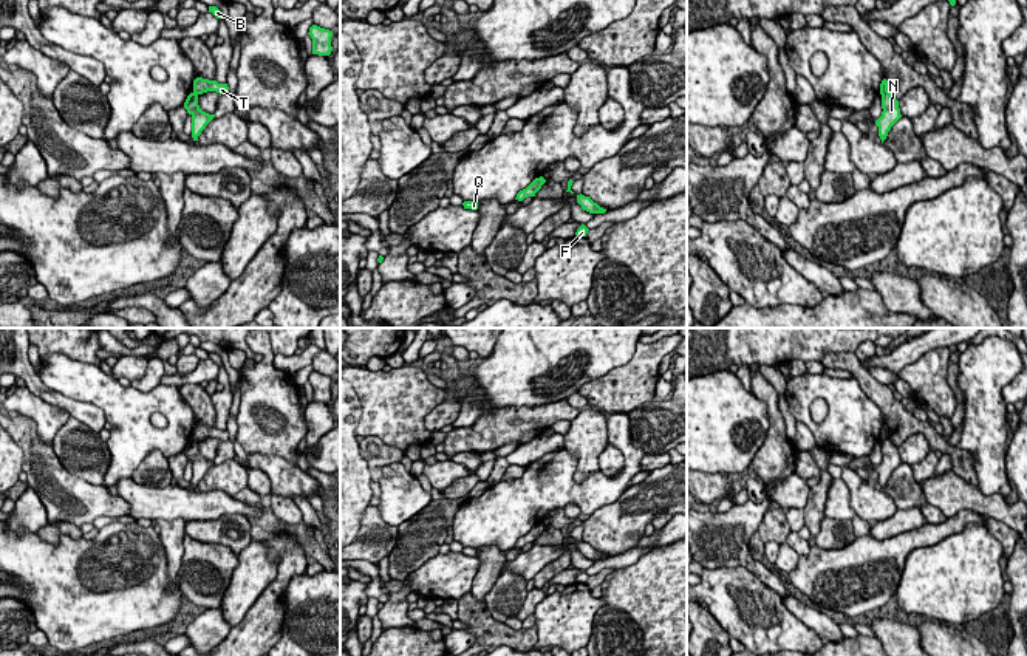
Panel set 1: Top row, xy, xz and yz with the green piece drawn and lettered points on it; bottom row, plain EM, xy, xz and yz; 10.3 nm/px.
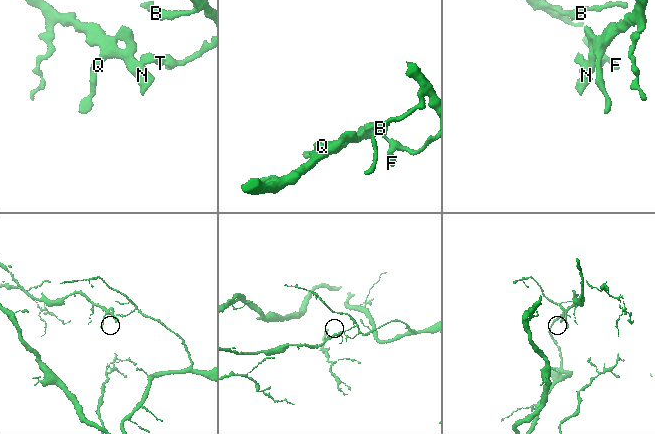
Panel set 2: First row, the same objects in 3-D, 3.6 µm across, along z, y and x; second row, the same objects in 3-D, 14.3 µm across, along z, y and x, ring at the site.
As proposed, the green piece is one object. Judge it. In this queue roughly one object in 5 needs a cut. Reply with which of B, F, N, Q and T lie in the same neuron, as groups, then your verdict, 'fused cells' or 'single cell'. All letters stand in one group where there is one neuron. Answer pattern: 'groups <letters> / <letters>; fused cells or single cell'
groups B F T / N Q; fused cells

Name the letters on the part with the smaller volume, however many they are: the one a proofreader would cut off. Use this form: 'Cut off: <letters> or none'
Cut off: N, Q

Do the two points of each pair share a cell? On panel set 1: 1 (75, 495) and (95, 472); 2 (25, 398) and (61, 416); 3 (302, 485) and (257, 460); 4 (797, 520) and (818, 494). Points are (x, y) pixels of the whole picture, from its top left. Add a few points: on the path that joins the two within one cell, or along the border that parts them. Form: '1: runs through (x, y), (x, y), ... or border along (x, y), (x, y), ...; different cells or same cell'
1: border along (58, 460), (75, 475), (104, 486); different cells
2: runs through (34, 407), (44, 415), (51, 416); same cell
3: runs through (291, 481), (268, 463); same cell
4: border along (801, 509), (805, 525); different cells

